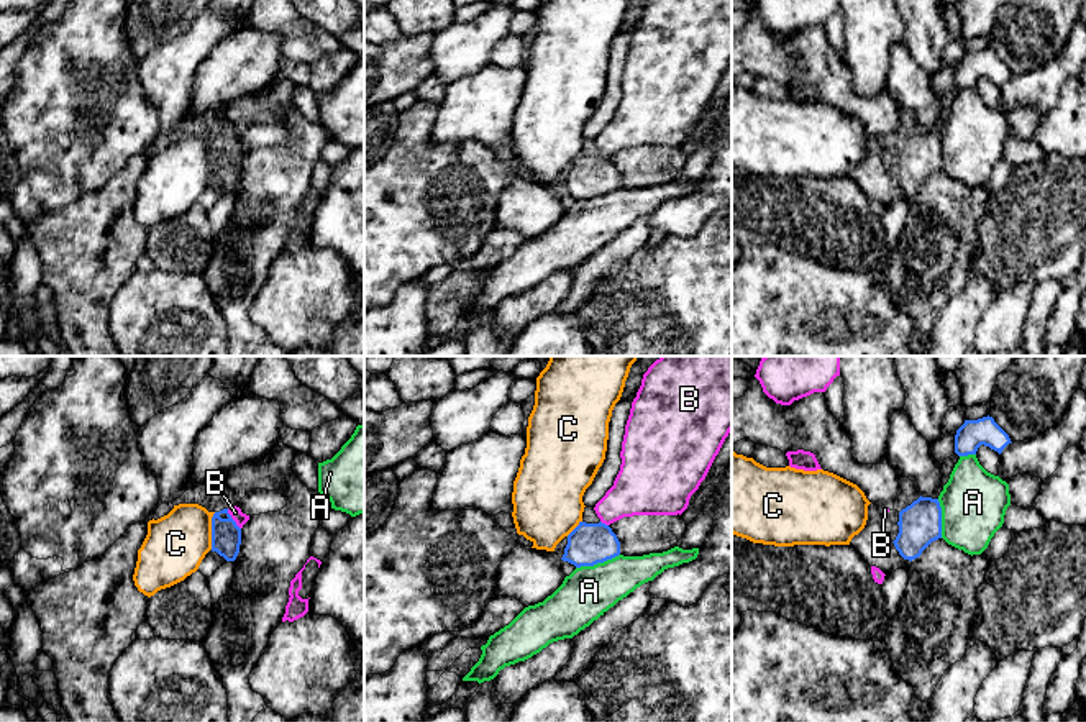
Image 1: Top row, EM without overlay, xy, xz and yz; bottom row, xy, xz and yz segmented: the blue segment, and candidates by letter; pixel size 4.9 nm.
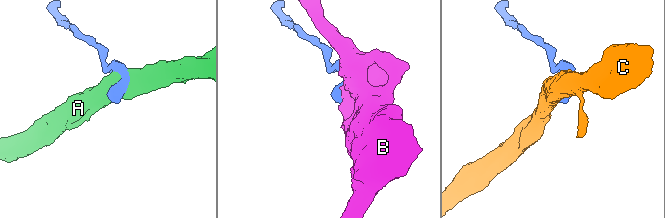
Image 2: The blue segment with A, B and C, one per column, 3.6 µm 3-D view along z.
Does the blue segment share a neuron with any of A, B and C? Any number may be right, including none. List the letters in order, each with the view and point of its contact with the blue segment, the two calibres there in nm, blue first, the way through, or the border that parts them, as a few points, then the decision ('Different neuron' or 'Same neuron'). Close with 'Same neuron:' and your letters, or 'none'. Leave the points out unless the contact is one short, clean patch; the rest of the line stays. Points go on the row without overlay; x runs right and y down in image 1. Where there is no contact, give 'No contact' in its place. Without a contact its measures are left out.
A: Touches blue at xz (597, 194). Thickness 200 nm (blue) against 260 nm. Different neuron
B: Touches blue at xy (232, 151). Thickness 140 nm (blue) against 60 nm. Different neuron
C: Touches blue at xy (212, 163). Thickness 140 nm (blue) against 300 nm. Boundary: xy (215, 145), (212, 150), (210, 181). Different neuron
Same neuron: none

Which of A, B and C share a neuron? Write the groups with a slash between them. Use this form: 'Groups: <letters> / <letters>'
Groups: A / B / C

